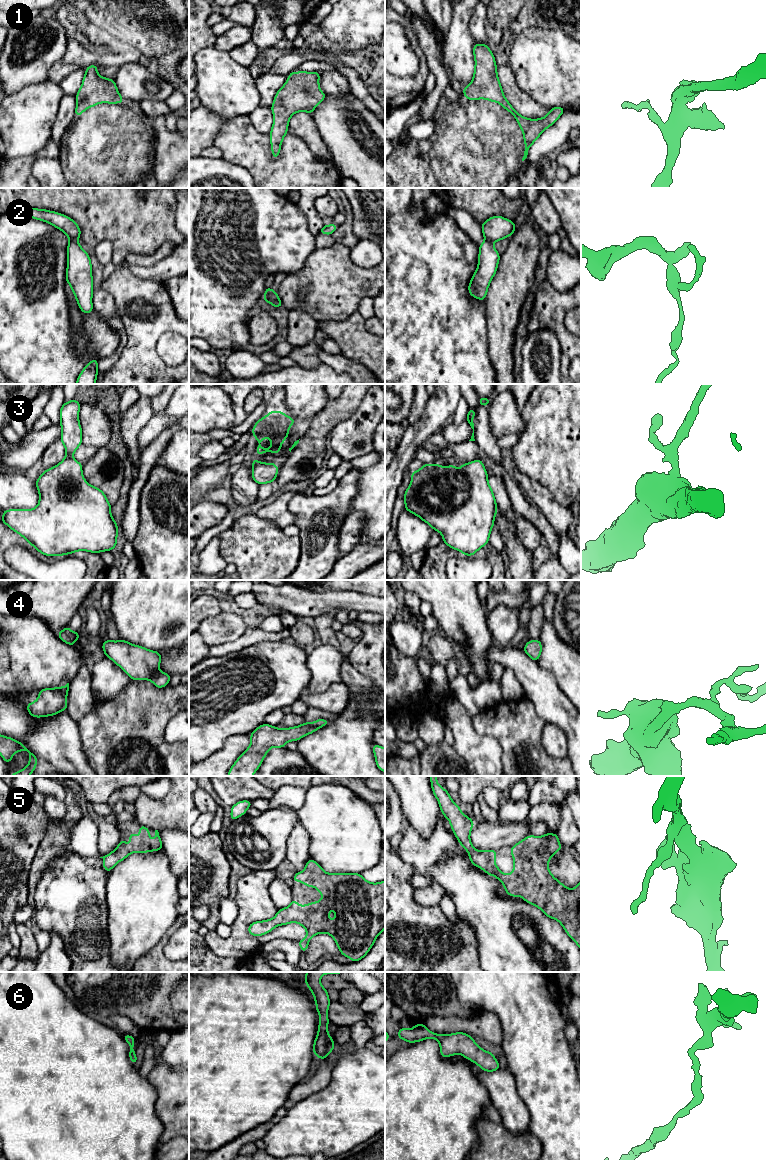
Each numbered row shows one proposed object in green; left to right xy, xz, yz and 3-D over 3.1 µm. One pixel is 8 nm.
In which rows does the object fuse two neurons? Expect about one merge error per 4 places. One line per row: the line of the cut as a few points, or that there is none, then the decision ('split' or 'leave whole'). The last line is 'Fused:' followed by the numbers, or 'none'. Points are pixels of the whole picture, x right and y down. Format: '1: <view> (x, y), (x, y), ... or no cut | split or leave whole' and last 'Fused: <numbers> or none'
1: no cut | leave whole
2: xy (76, 240), (69, 241) | split
3: no cut | leave whole
4: no cut | leave whole
5: no cut | leave whole
6: no cut | leave whole
Fused: 2

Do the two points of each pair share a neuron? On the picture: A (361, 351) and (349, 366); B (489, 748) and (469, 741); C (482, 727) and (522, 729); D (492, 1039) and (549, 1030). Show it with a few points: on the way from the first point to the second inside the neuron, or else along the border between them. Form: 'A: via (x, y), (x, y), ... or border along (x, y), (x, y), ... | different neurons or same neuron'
A: border along (341, 352), (361, 363), (373, 373) | different neurons
B: via (484, 748), (476, 748), (474, 746) | same neuron
C: via (492, 727), (512, 727) | same neuron
D: border along (495, 1015), (502, 1031), (500, 1047), (506, 1060) | different neurons

